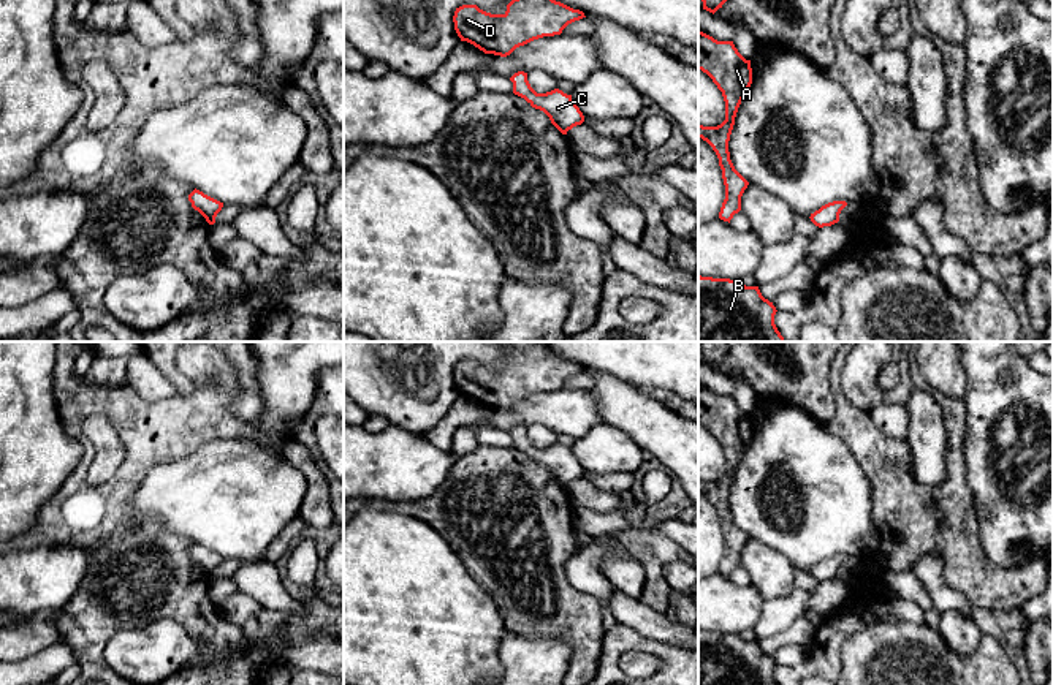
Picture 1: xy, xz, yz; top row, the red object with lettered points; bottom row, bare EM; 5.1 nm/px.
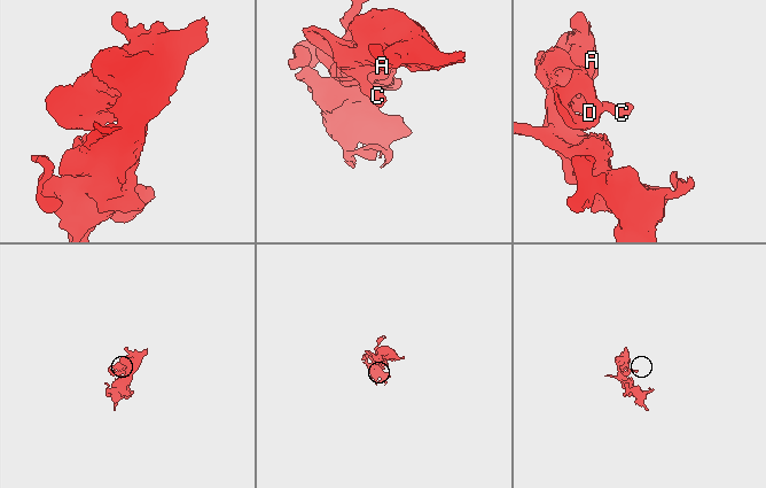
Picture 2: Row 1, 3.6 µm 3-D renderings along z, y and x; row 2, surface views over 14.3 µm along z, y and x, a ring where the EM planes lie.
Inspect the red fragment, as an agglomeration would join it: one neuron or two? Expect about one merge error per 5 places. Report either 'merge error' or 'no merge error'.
no merge error

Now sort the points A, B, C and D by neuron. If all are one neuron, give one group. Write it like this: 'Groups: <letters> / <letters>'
Groups: A B C D

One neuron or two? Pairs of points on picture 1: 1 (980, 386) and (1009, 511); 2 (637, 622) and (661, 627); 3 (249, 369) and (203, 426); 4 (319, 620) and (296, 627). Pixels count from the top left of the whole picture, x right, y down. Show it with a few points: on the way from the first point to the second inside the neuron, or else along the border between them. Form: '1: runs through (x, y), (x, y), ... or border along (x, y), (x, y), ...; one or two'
1: runs through (982, 418), (980, 472), (984, 480); one
2: runs through (643, 622), (654, 625); one
3: border along (228, 358), (239, 386), (233, 402), (239, 420); two
4: runs through (314, 620), (301, 622); one

